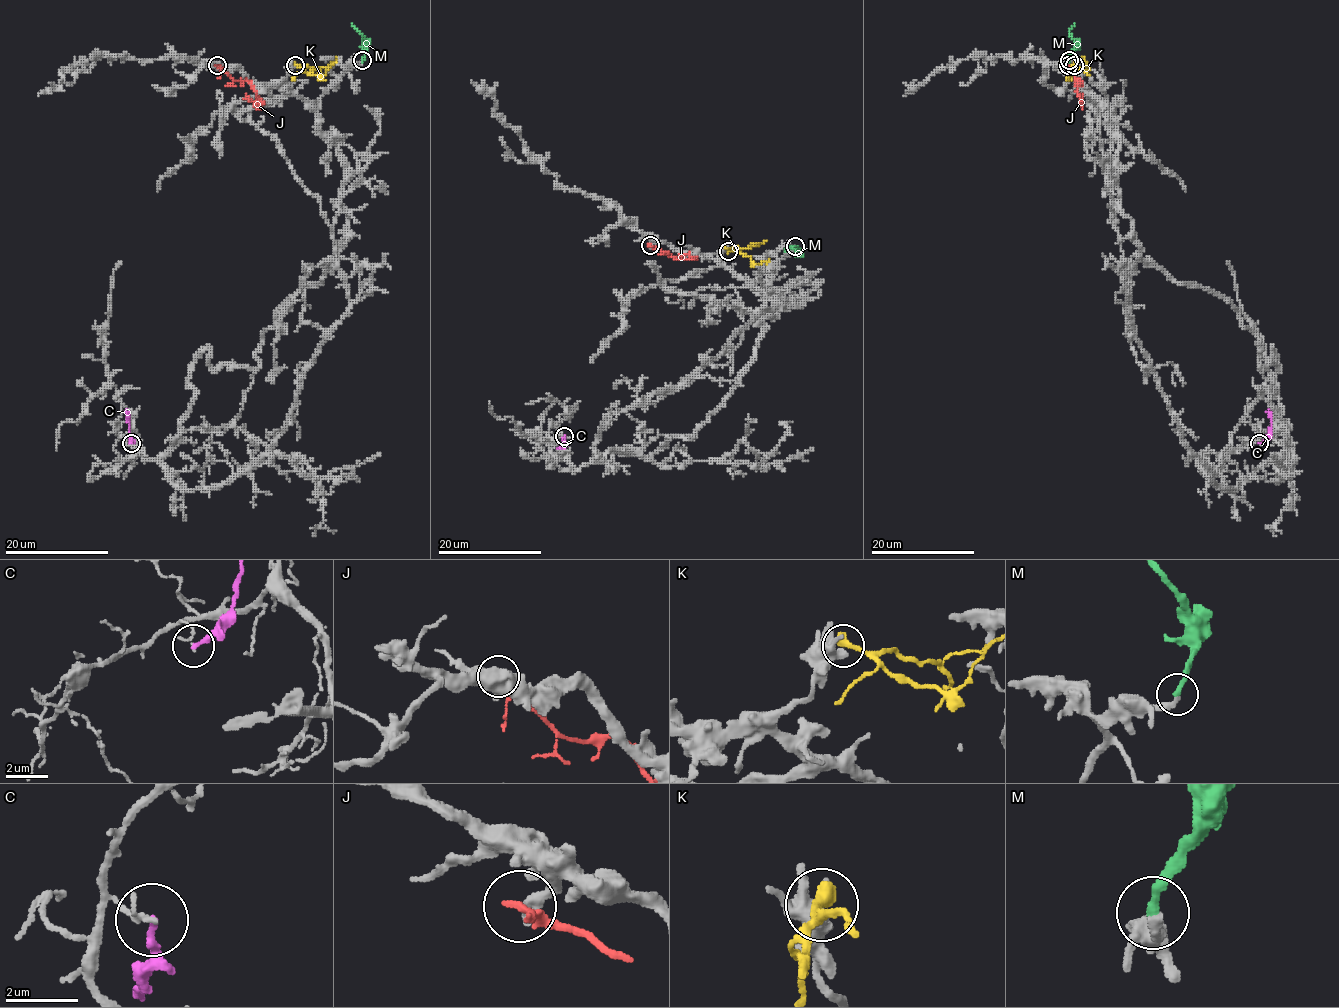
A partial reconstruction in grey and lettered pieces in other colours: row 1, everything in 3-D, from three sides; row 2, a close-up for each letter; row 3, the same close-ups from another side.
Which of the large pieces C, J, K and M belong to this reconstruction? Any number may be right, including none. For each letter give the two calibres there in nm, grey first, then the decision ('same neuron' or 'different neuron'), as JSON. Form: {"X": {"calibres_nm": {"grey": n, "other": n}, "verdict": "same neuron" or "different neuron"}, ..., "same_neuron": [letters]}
{"C": {"calibres_nm": {"grey": 140, "other": 220}, "verdict": "different neuron"}, "J": {"calibres_nm": {"grey": 300, "other": 200}, "verdict": "different neuron"}, "K": {"calibres_nm": {"grey": 480, "other": 440}, "verdict": "different neuron"}, "M": {"calibres_nm": {"grey": 280, "other": 260}, "verdict": "same neuron"}, "same_neuron": ["M"]}

